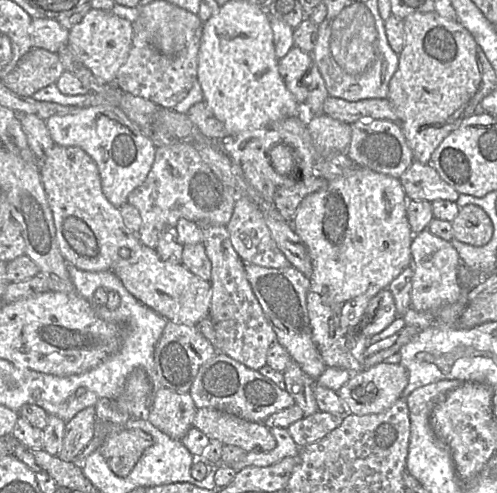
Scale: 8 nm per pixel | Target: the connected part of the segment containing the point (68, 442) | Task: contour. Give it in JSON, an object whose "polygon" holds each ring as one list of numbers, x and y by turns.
{"polygon":[[87,407,66,423,62,447,57,455,66,462,75,462,91,442,96,431,95,407]]}

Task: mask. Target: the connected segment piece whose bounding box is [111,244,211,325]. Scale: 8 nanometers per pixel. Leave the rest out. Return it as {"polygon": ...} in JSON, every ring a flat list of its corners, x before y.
{"polygon":[[142,244,137,251,132,251,128,258,120,258,111,271,134,297,168,321,197,325,209,317,210,282,193,274,183,264,162,260,156,249]]}

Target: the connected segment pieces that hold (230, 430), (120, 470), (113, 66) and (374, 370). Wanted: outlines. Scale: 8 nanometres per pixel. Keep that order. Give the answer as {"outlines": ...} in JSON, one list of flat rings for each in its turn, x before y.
{"outlines":[[[198,408,193,426,210,440,235,445,246,452,271,451,276,446,275,438,264,423,248,421,214,408]],[[107,428,108,436,99,447,106,463,118,477,126,477,142,456,153,445,150,434,140,429]],[[91,8,68,33,68,46,75,56,105,83,114,83,132,45,133,24,112,11]],[[380,362,375,366,353,373,350,379,338,391,347,412,354,415,367,415,385,412,402,397,408,384,408,371,400,363]]]}

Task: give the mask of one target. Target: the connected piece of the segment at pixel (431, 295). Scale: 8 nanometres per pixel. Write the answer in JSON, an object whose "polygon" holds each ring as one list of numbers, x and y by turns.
{"polygon":[[425,229,414,234,411,255,413,278,410,308,419,312,436,312,443,306,449,306,461,299,462,288,457,278,461,261,450,241,441,239]]}

